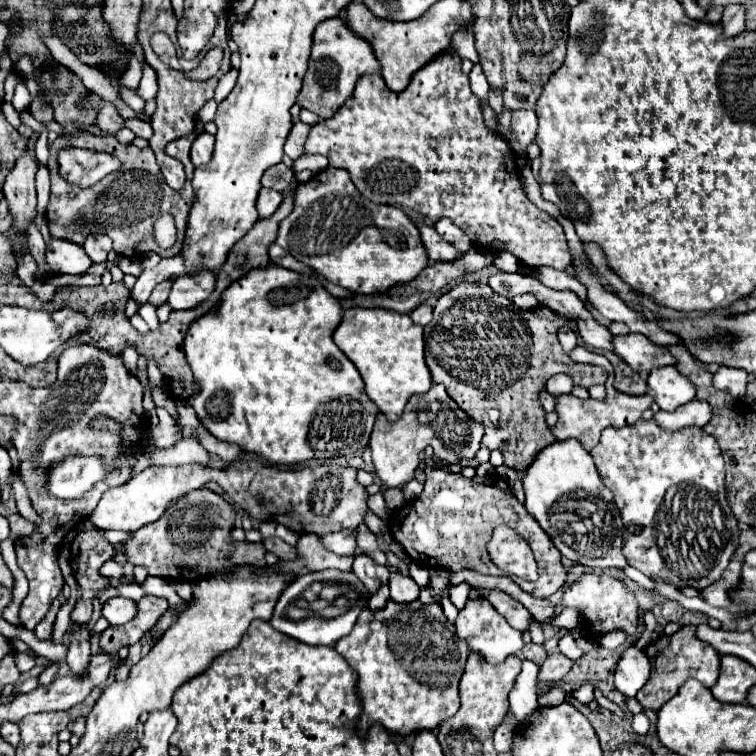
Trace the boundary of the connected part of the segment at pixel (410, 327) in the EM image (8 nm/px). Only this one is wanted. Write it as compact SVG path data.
M352 307L344 311L342 323L334 331L336 345L362 375L368 397L380 407L390 423L400 419L412 395L422 395L432 387L432 377L424 361L424 335L410 315L396 315L384 309Z

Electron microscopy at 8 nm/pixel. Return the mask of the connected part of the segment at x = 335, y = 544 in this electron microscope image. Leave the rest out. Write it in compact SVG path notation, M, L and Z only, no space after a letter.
M344 529L344 531L338 531L338 533L328 533L328 535L322 535L320 537L322 543L332 549L336 555L350 555L354 557L356 555L356 531L350 531L350 529Z

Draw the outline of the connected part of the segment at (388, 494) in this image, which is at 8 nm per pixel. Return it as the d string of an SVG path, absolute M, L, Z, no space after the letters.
M389 488L383 492L383 496L390 510L400 509L405 505L405 502L407 503L402 490L399 488Z

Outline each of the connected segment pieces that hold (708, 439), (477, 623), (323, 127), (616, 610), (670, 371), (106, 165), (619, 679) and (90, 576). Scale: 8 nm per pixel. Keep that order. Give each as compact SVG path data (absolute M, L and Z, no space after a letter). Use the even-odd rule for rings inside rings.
M638 419L632 425L626 425L622 429L608 427L602 431L600 443L590 451L596 467L604 479L604 485L614 493L616 507L622 515L624 523L624 547L622 553L628 559L628 565L642 571L646 577L654 579L660 577L666 583L674 587L694 587L704 589L712 585L712 581L718 581L722 571L728 567L728 561L732 553L738 547L738 521L732 515L728 501L726 501L726 485L724 485L724 459L720 453L720 447L716 439L700 427L684 427L678 431L664 431L658 427L654 419L644 421ZM682 483L682 511L686 515L680 515L676 521L676 527L664 527L656 519L656 511L660 511L664 503L664 495L668 487Z
M482 597L468 599L466 607L458 613L454 625L456 625L456 635L468 643L470 651L480 653L492 665L502 663L508 655L514 655L524 647L520 631L512 629L508 621L492 607L492 603L488 603L488 599L482 599Z
M440 55L434 63L420 69L406 91L392 93L378 73L362 75L356 83L354 95L336 111L332 119L320 121L312 127L304 155L320 153L330 159L332 167L346 169L358 191L382 205L410 207L432 223L442 217L452 219L472 241L488 253L512 253L524 267L552 267L564 271L572 265L572 255L564 237L562 225L540 211L524 193L520 169L514 163L514 153L508 141L484 125L480 99L472 93L468 75L460 69L458 55Z
M584 575L578 583L574 583L566 593L564 593L564 605L566 607L576 607L584 615L584 629L586 637L590 635L592 639L602 637L608 631L622 629L628 635L634 635L638 629L638 607L636 607L636 597L632 591L628 591L622 581L612 579L608 575Z
M658 367L648 375L648 387L654 393L654 401L664 411L674 411L694 399L694 385L676 367Z
M74 147L60 151L58 164L62 178L76 187L92 187L108 173L120 169L120 161L114 155Z
M628 647L616 665L614 685L624 697L634 697L650 679L650 671L652 667L646 653L638 647Z
M82 531L72 543L72 569L74 577L80 579L82 597L72 609L74 623L88 623L92 615L94 597L102 595L110 585L110 579L100 573L100 567L114 555L114 545L98 531Z

